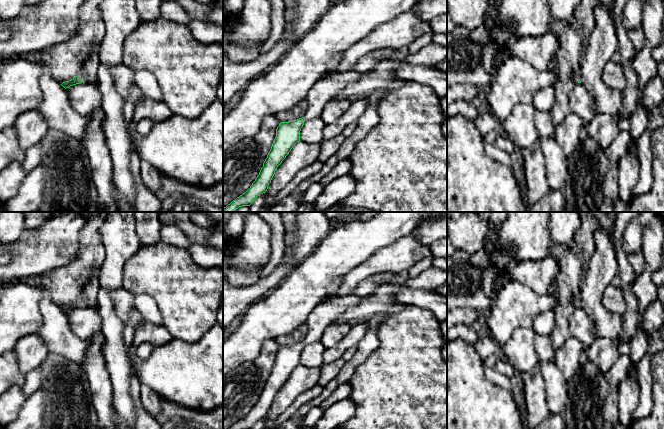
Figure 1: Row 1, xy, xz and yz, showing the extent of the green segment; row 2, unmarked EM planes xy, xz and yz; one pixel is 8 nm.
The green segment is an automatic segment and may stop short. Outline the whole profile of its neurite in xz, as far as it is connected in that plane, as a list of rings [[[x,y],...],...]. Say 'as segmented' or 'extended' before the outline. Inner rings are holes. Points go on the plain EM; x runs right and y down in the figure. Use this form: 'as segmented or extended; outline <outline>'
extended; outline [[[349,294],[332,296],[317,304],[306,320],[307,334],[305,340],[279,348],[276,353],[276,361],[259,399],[245,417],[228,429],[251,429],[258,420],[265,417],[277,391],[286,382],[293,370],[300,365],[300,355],[304,346],[320,341],[324,330],[338,316],[357,305],[362,299],[362,296]]]

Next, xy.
extended; outline [[[83,297],[75,300],[73,303],[71,303],[69,305],[63,306],[61,309],[66,313],[66,312],[69,312],[70,310],[80,308],[80,307],[84,307],[84,308],[87,307],[87,300]]]

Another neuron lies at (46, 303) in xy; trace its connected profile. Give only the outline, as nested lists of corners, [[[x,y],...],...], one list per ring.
[[[48,294],[41,298],[39,309],[42,325],[36,333],[43,338],[49,352],[63,356],[85,369],[91,342],[82,340],[73,333],[69,327],[67,314],[53,302]]]

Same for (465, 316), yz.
[[[457,308],[454,310],[447,310],[447,330],[457,324],[464,324],[472,328],[473,322],[477,318],[484,318],[489,313],[489,309],[468,309]]]

